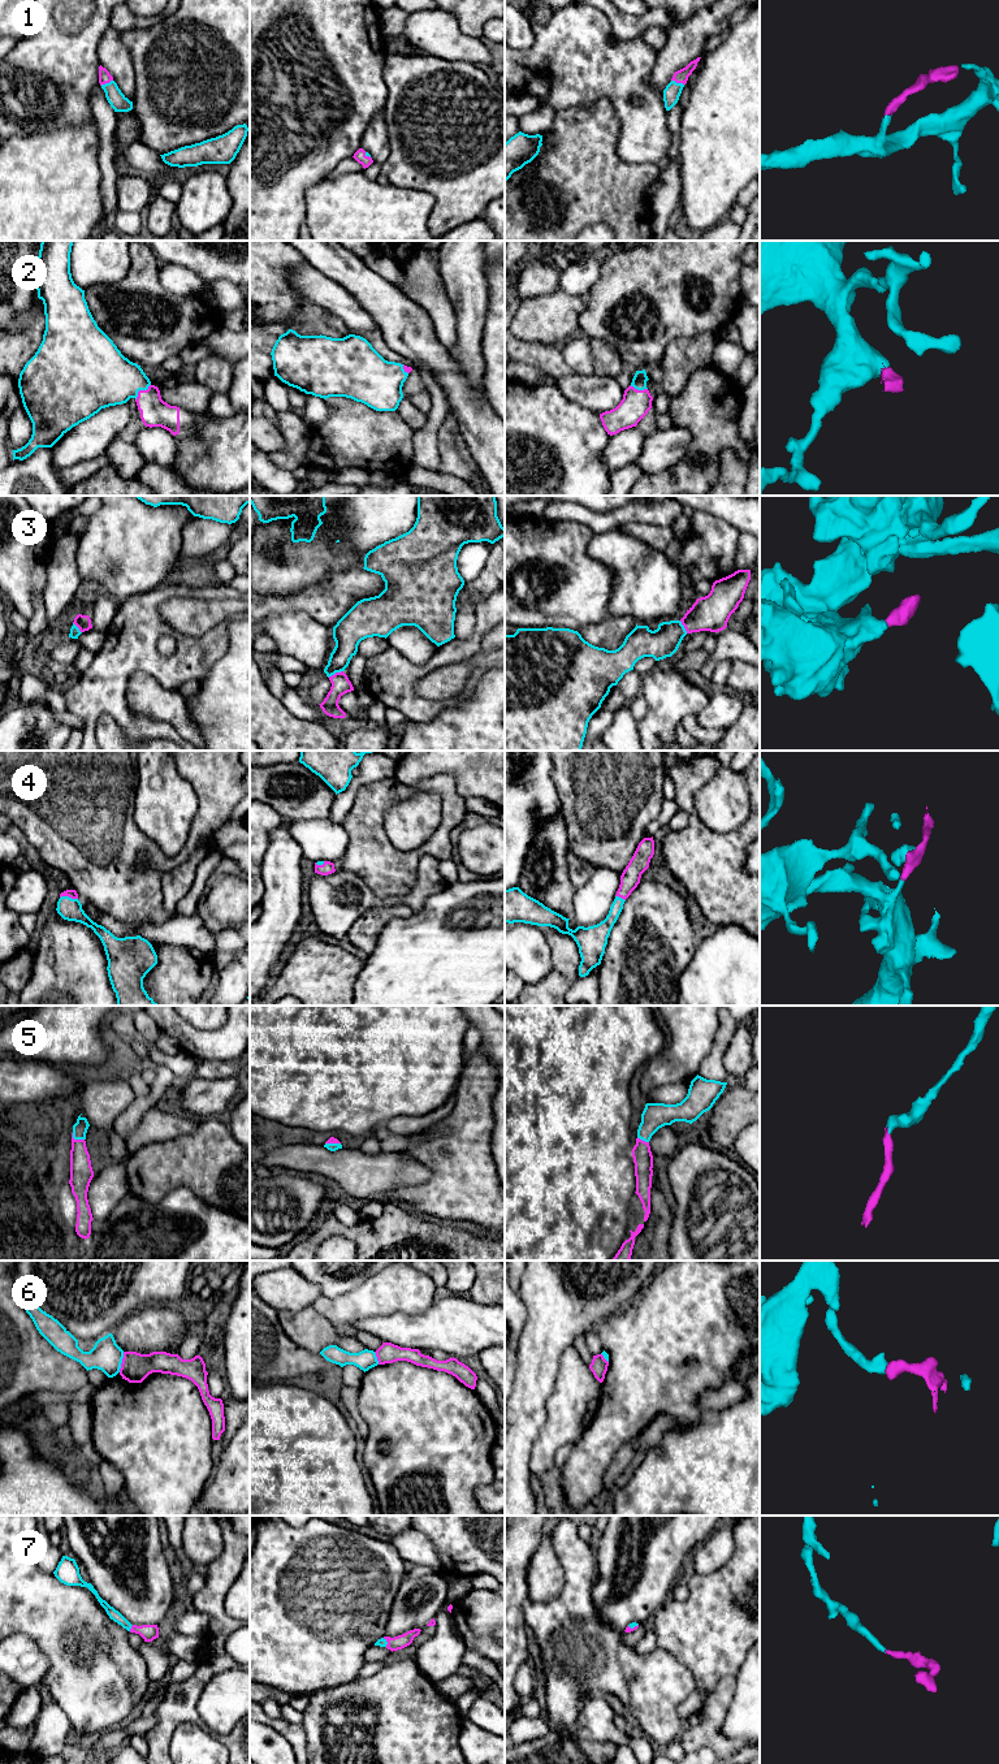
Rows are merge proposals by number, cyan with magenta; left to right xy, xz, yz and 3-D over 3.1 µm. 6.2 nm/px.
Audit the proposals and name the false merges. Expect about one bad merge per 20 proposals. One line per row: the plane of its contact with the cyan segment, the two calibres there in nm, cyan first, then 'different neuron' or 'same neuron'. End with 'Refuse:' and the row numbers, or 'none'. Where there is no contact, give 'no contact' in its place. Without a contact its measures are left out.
1: meets cyan in yz; 100 nm thick on the cyan side, 80 nm on the other; same neuron
2: meets cyan in xy; 360 nm thick on the cyan side, 180 nm on the other; same neuron
3: meets cyan in xz; 170 nm thick on the cyan side, 120 nm on the other; same neuron
4: meets cyan in xy; 140 nm thick on the cyan side, 50 nm on the other; same neuron
5: meets cyan in xy; 90 nm thick on the cyan side, 140 nm on the other; same neuron
6: meets cyan in xy; 190 nm thick on the cyan side, 180 nm on the other; different neuron
7: meets cyan in xy; 70 nm thick on the cyan side, 100 nm on the other; same neuron
Refuse: 6

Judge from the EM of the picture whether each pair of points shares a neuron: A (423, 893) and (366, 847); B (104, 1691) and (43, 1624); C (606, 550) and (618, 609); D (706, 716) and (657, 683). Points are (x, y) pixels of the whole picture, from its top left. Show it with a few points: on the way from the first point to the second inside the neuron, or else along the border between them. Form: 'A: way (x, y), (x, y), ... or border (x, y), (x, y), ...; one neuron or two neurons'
A: border (422, 855), (414, 885), (403, 894), (386, 898); two neurons
B: way (94, 1674), (60, 1641); one neuron
C: way (621, 565), (622, 595); one neuron
D: border (709, 694), (708, 703), (696, 717); two neurons

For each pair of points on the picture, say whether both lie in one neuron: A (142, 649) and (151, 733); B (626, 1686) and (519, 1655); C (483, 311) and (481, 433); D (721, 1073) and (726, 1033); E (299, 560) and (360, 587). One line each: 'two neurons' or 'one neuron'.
A: one neuron
B: two neurons
C: two neurons
D: one neuron
E: two neurons

